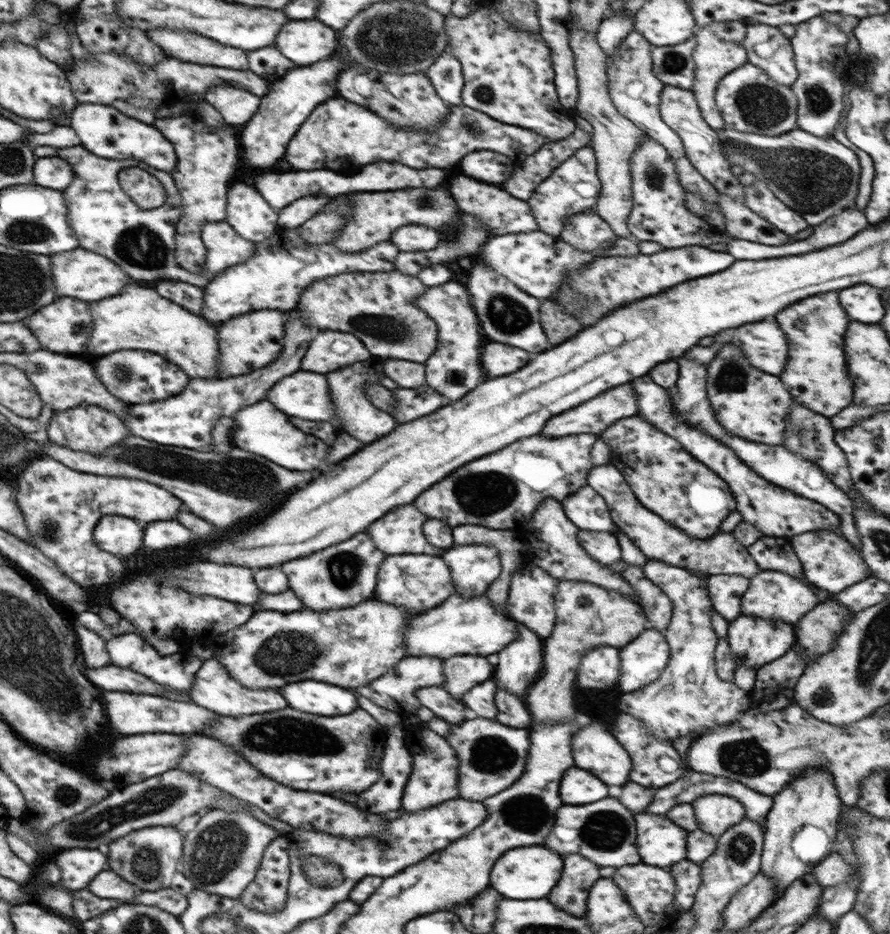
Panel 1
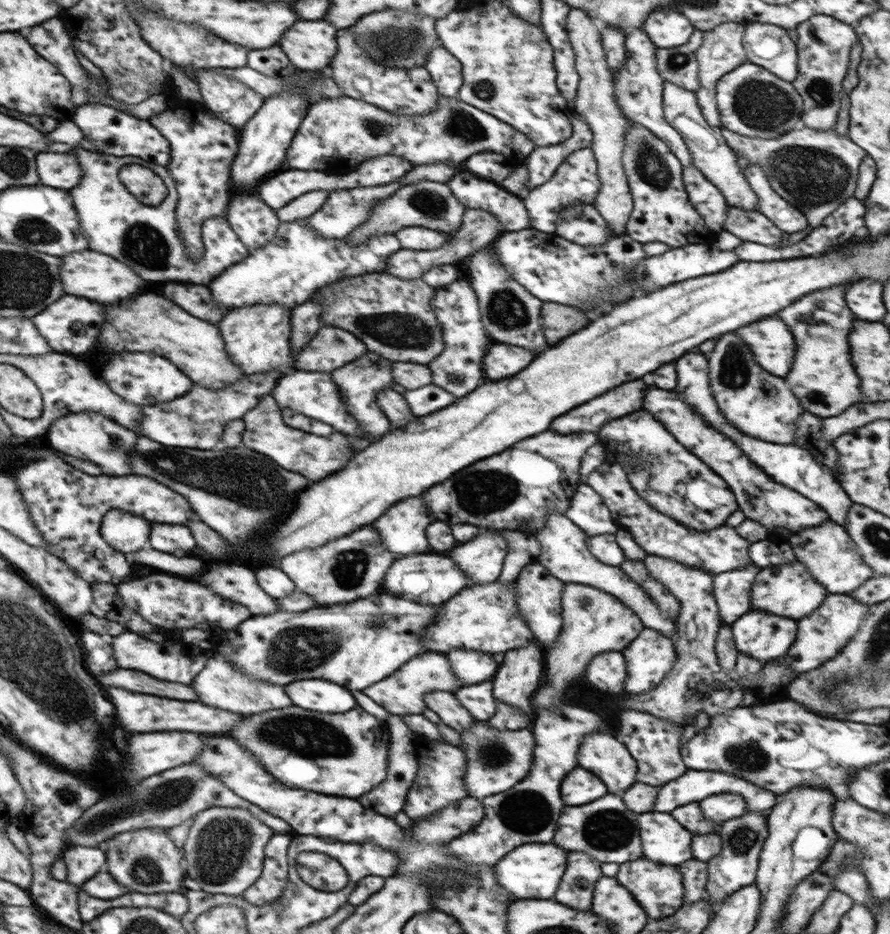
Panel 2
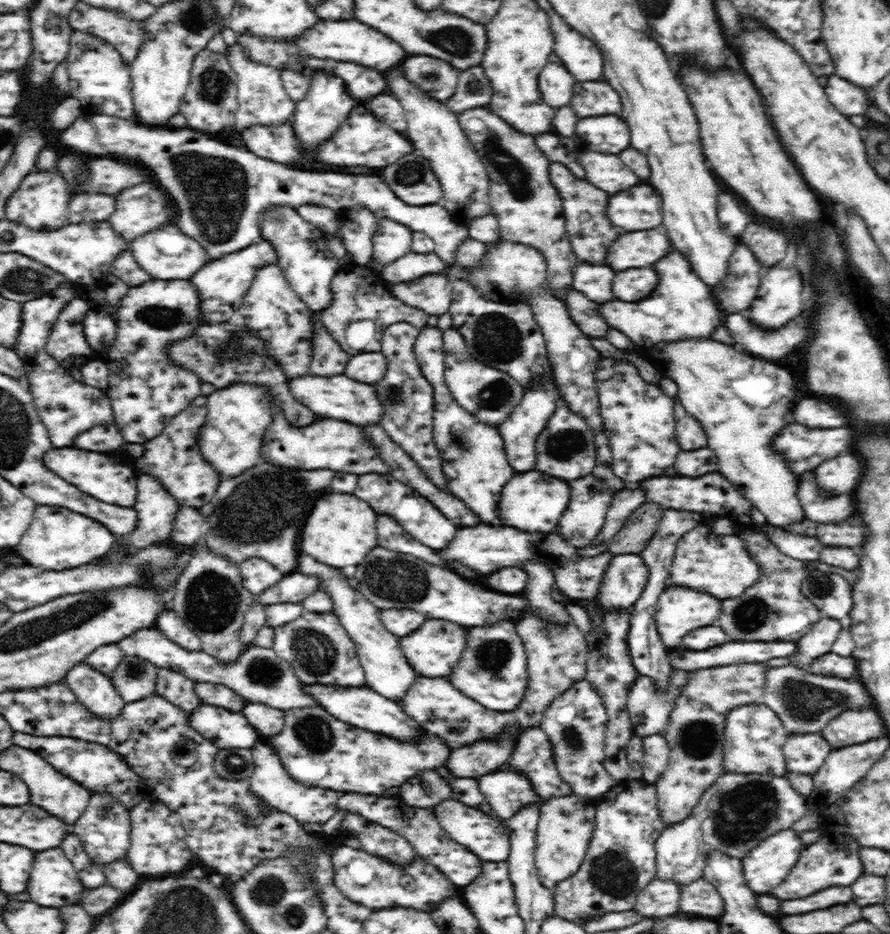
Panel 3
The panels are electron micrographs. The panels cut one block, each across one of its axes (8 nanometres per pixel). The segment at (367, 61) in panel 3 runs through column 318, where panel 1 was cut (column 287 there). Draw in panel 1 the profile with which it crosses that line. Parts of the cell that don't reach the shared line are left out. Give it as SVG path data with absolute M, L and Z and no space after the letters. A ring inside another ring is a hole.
M292 20L280 28L276 46L298 66L326 60L337 47L337 31L318 20Z

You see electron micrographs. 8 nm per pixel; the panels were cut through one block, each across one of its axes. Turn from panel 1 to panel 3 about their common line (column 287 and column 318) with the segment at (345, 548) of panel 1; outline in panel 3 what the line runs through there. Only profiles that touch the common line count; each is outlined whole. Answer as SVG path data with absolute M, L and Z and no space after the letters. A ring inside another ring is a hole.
M301 550L296 571L306 575L320 576L324 580L320 590L328 592L328 595L332 597L332 605L334 605L332 613L340 619L340 623L356 647L358 658L364 670L364 678L366 678L364 686L368 686L374 692L378 692L390 700L396 701L404 698L408 688L416 682L419 674L412 670L412 666L408 664L408 660L400 652L398 637L388 632L388 629L381 623L379 608L374 608L374 604L370 604L371 601L360 596L360 592L352 590L348 584L350 579L343 572L336 570L336 568L328 568L324 564L318 564L316 560Z

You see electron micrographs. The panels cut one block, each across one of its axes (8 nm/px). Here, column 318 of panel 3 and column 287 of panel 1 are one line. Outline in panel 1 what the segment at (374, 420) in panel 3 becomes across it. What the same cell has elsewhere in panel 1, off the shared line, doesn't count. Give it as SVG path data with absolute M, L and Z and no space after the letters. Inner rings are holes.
M296 372L282 378L270 388L270 402L286 416L301 420L330 422L338 431L342 430L336 412L330 404L328 380L314 372Z

